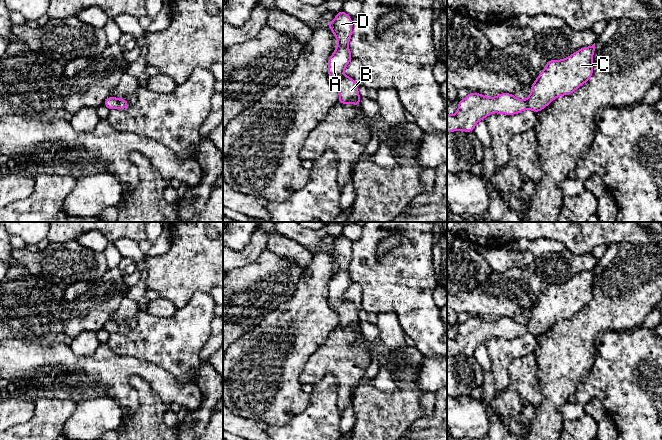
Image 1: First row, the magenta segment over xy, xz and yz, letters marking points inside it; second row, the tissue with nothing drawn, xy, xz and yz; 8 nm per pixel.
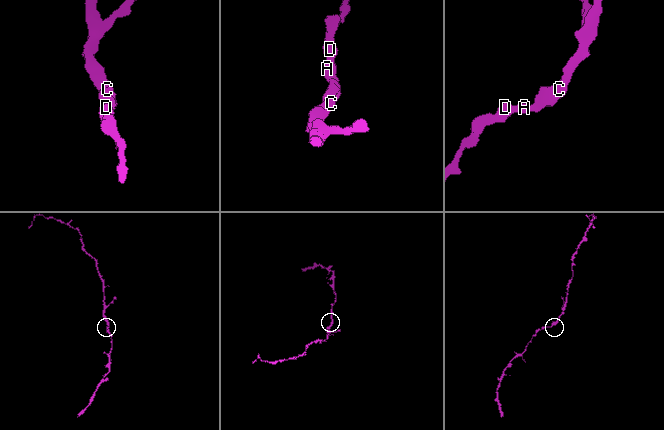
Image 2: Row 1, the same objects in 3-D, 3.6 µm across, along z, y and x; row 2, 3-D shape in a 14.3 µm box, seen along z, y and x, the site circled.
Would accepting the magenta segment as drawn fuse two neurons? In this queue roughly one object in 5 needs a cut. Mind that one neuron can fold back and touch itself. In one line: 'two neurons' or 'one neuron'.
one neuron

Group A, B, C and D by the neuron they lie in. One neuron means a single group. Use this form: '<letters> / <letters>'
A B C D

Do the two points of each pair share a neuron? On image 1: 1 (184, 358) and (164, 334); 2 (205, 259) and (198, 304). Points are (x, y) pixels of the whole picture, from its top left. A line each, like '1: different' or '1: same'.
1: same
2: different

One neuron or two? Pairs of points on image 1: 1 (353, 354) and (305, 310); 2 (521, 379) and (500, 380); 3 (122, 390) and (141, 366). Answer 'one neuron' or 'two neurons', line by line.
1: two neurons
2: two neurons
3: one neuron

